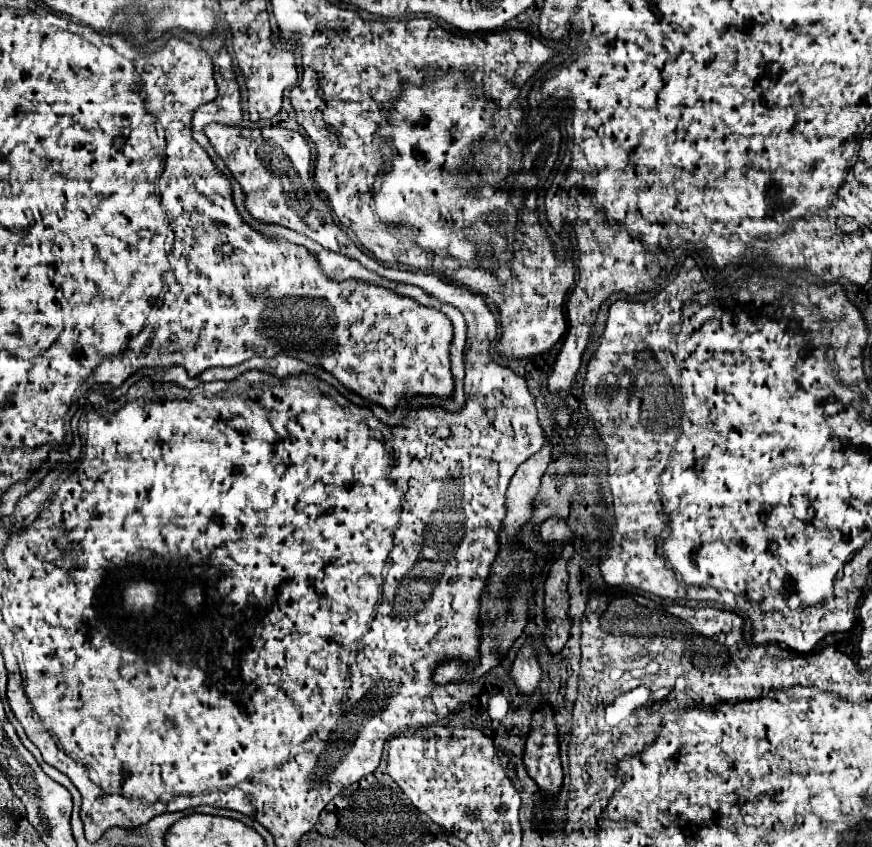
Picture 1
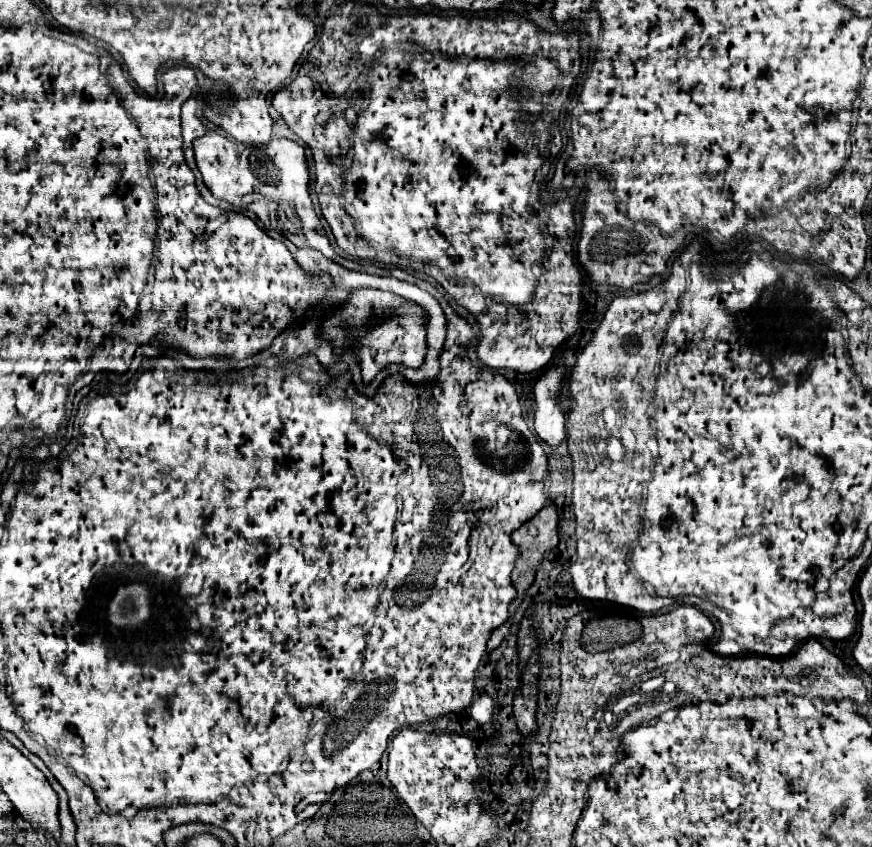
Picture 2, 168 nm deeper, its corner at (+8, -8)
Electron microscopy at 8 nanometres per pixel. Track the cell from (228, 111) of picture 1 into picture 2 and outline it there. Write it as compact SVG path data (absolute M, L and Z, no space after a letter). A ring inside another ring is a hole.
M184 101L182 103L182 133L184 133L184 149L186 149L186 161L190 163L192 153L192 141L200 135L204 135L204 121L196 115L196 101Z

